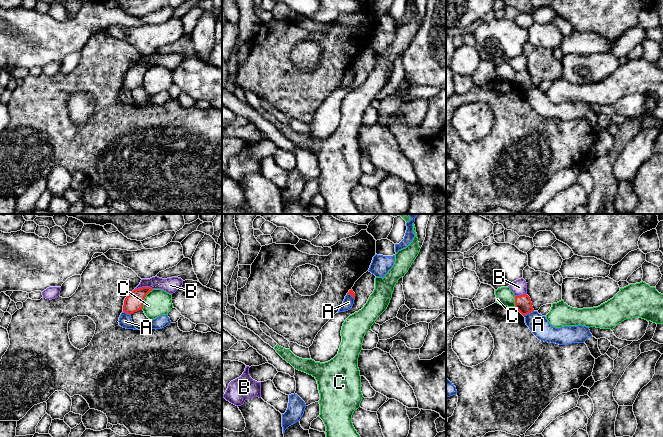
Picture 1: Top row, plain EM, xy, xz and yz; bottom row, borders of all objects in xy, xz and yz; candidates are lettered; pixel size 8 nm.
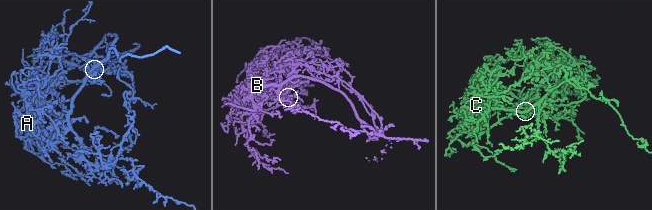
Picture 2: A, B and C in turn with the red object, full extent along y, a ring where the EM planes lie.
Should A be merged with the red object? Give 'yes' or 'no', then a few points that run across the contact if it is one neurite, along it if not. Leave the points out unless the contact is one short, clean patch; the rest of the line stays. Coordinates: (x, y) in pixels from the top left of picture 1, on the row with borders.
no; line yz (533, 310), (524, 316)

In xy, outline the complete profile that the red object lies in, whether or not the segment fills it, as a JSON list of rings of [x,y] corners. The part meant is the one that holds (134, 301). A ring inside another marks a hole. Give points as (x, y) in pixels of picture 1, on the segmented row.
[[[150,287],[133,290],[124,300],[123,312],[131,315],[134,312],[142,310],[145,297],[152,290]]]

